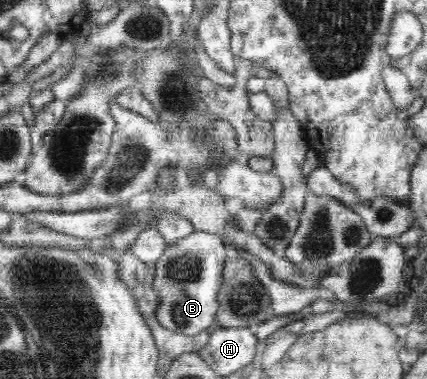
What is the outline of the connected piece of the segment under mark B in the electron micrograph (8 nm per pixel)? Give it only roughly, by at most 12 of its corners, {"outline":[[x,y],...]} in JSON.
{"outline":[[215,233],[168,244],[154,266],[162,327],[215,327],[223,265]]}

